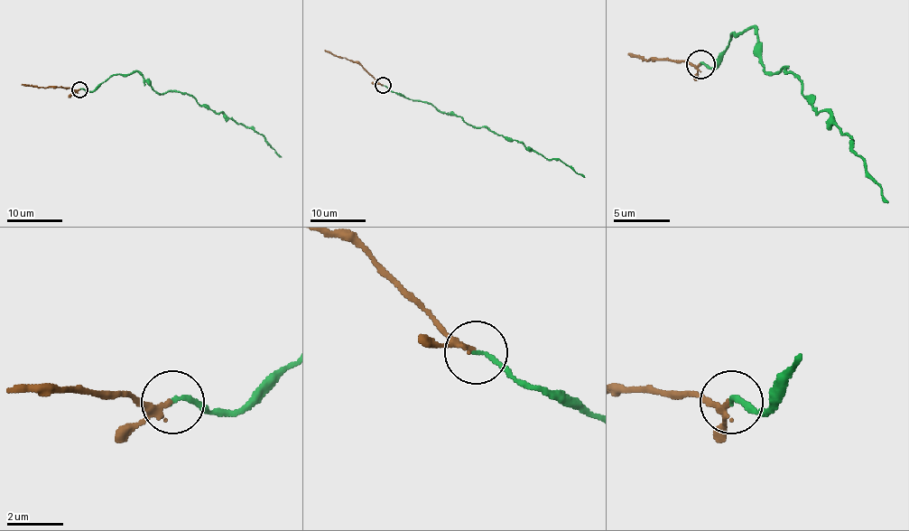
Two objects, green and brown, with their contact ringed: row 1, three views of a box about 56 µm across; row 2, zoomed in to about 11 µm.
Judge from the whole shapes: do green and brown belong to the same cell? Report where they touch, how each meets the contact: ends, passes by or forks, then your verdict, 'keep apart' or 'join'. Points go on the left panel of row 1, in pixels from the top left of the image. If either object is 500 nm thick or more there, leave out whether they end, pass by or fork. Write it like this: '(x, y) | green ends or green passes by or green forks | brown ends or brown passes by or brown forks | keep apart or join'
(79, 89) | green ends | brown passes by | join

